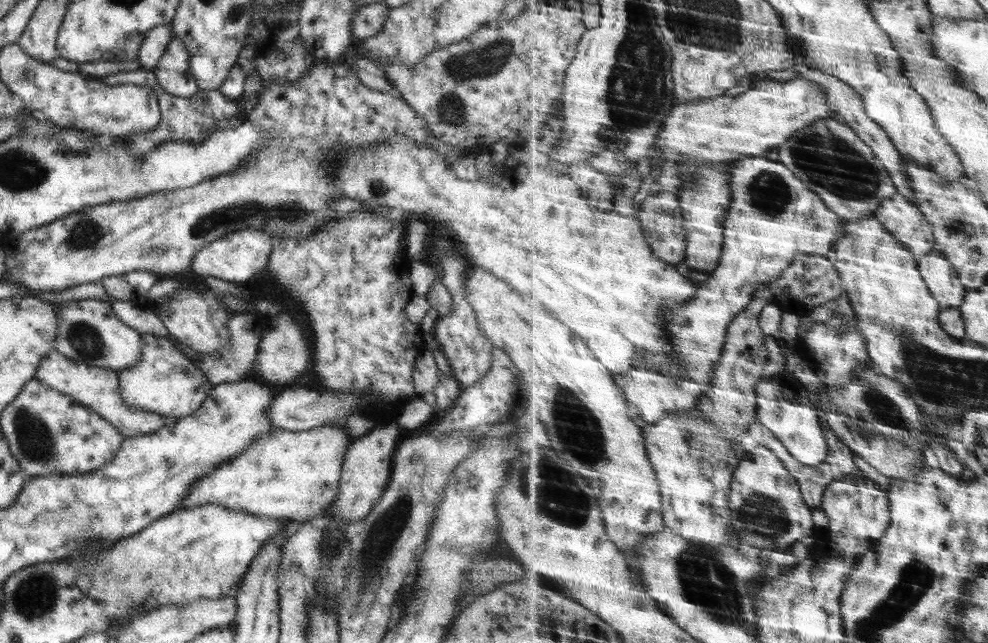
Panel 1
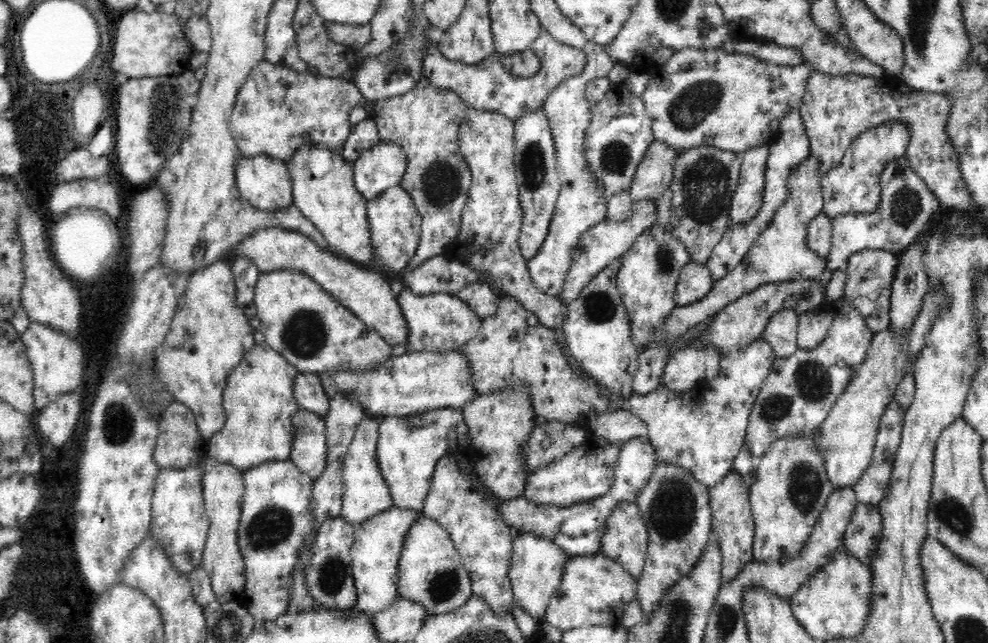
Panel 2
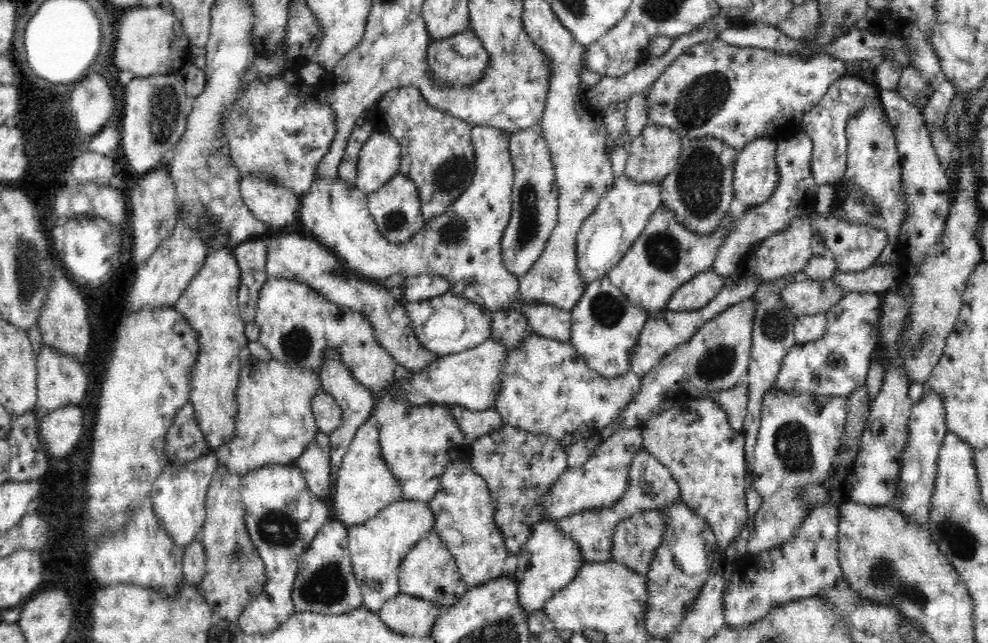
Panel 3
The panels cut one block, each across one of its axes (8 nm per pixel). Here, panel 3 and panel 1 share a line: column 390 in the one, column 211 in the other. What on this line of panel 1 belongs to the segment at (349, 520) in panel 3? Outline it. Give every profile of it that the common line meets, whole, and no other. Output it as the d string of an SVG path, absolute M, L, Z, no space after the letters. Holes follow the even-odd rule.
M321 425L302 432L275 429L273 433L261 435L241 454L228 458L196 480L181 501L180 508L218 504L232 511L273 520L293 520L296 524L311 520L315 514L322 514L326 518L326 508L330 508L338 491L340 466L349 441L349 436L338 426Z

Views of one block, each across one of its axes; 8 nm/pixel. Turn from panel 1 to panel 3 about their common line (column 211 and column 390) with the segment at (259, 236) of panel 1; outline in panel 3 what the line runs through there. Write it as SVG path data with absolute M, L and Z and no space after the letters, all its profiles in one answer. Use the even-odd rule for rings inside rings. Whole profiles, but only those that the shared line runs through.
M474 126L471 135L474 152L476 153L476 172L472 182L455 201L452 201L446 207L444 212L430 217L422 230L419 230L408 240L400 244L394 243L378 230L376 221L368 210L369 194L366 191L361 191L355 186L346 186L337 178L326 182L321 178L315 178L315 176L314 182L312 182L312 190L300 198L299 221L304 226L302 234L320 241L358 278L381 282L391 276L403 276L404 278L424 276L424 274L441 276L449 282L448 293L452 293L459 298L466 298L476 305L484 307L490 313L519 306L521 313L528 319L528 323L531 324L535 334L563 344L571 344L571 312L556 309L552 305L520 307L517 293L519 279L505 270L502 262L500 239L511 215L511 200L515 179L509 147L511 133L498 128Z

